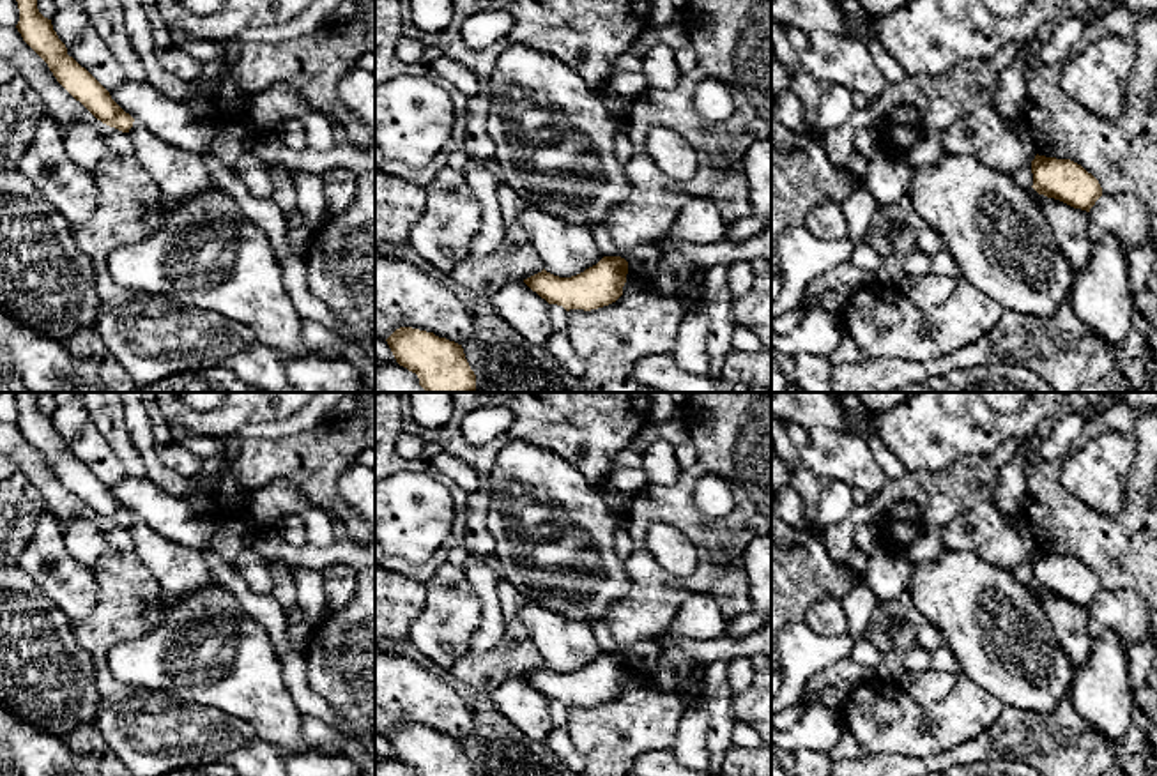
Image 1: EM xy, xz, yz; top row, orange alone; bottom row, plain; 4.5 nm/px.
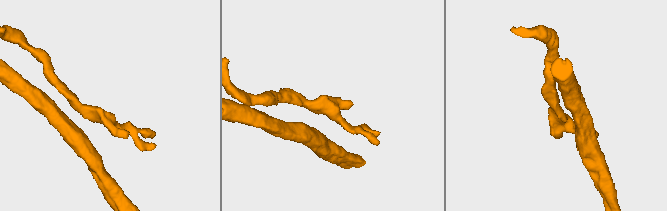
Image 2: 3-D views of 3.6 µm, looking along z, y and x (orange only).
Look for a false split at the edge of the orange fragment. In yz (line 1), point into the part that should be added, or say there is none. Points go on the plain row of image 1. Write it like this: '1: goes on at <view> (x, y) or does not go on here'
1: does not go on here

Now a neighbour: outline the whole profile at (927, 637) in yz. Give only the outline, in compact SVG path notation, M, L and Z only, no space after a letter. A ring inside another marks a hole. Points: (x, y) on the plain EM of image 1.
M923 624L915 635L915 645L931 652L945 645L945 638L934 626Z

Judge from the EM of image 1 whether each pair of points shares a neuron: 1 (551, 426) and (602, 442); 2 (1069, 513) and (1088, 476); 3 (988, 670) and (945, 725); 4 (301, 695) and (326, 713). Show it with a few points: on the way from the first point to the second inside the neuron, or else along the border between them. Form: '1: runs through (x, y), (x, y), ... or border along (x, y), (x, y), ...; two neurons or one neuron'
1: runs through (563, 426), (586, 426), (589, 430); one neuron
2: border along (1064, 460), (1060, 483), (1090, 508), (1113, 517); two neurons
3: border along (963, 674), (988, 690), (1003, 706); two neurons
4: runs through (306, 700), (321, 709); one neuron

